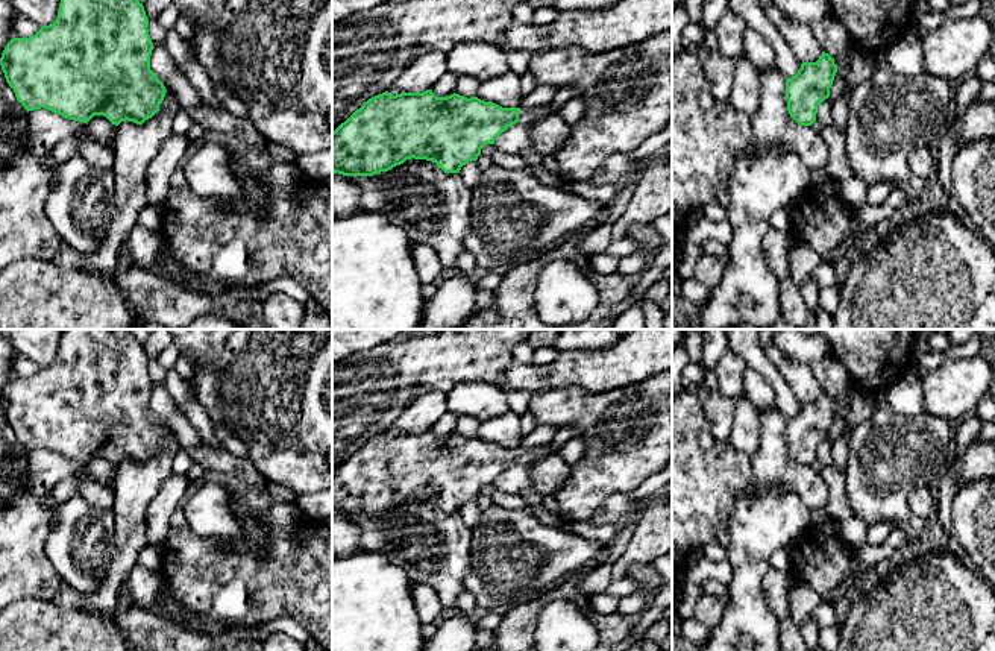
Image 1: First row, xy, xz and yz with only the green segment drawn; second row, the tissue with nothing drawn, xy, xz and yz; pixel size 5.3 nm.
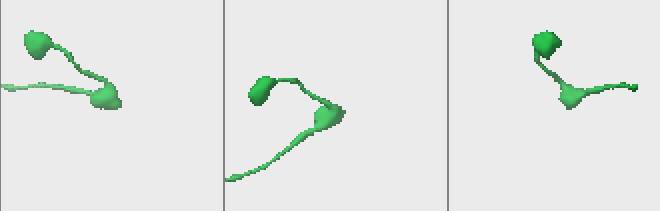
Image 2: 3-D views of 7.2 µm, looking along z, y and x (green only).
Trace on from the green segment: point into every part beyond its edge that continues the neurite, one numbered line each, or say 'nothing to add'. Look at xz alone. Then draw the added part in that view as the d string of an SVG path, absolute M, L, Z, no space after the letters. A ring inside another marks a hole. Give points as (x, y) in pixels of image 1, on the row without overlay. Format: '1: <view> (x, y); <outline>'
1: xz (531, 456); M537 446L537 448L529 448L529 449L520 451L519 463L532 466L532 464L538 463L540 460L543 460L545 457L558 454L558 449L560 448L554 449L549 446Z

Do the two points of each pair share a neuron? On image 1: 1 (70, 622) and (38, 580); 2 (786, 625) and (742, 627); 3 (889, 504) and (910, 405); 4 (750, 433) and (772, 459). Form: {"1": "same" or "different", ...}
{"1": "different", "2": "different", "3": "different", "4": "different"}

